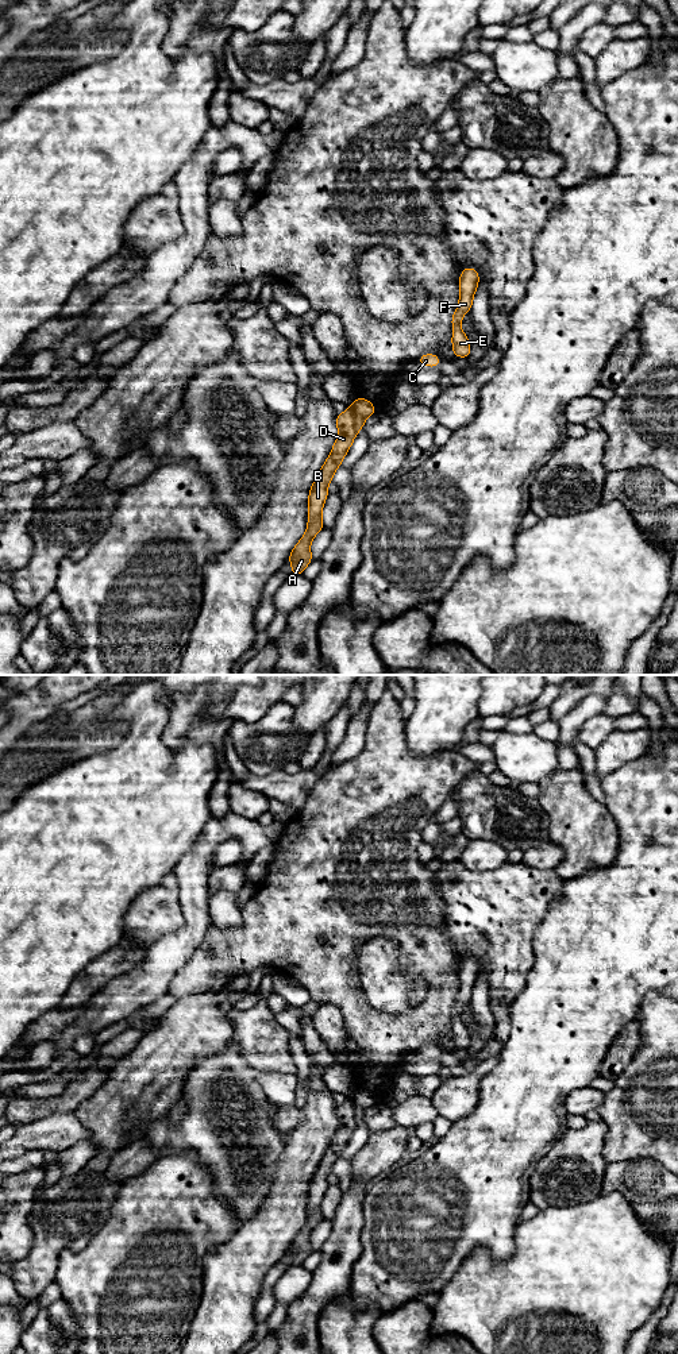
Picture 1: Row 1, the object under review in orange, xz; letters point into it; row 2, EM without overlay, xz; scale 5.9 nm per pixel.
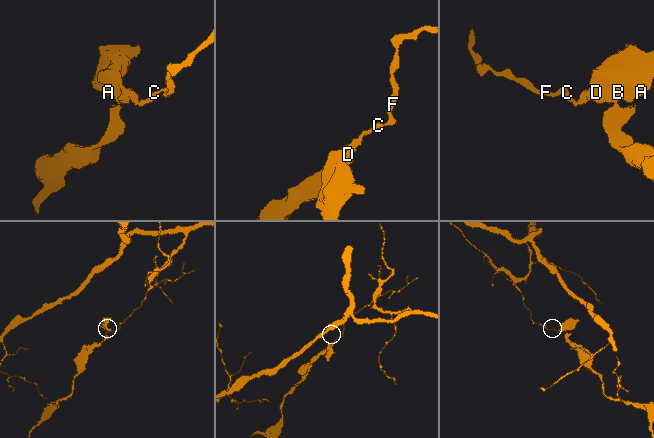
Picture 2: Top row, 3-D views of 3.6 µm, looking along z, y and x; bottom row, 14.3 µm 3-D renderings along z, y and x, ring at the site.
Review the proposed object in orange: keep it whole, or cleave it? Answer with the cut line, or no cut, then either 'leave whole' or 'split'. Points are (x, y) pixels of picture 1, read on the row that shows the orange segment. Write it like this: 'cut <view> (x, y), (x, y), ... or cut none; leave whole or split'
cut xz (349, 408), (358, 431); split

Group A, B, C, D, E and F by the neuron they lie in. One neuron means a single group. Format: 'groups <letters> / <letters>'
groups A B D / C E F

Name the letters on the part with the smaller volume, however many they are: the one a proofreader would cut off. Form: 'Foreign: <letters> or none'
Foreign: A, B, D

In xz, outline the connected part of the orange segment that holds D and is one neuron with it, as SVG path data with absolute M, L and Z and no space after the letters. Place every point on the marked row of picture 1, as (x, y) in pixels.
M350 408L340 414L336 414L335 423L339 429L339 435L330 456L324 462L315 482L311 486L308 497L307 531L288 558L288 562L292 563L290 574L293 575L303 575L305 567L313 560L309 547L312 539L321 529L324 529L321 522L321 510L328 497L327 486L332 482L334 472L340 467L340 463L344 455L348 452L358 432L355 427L355 418Z

